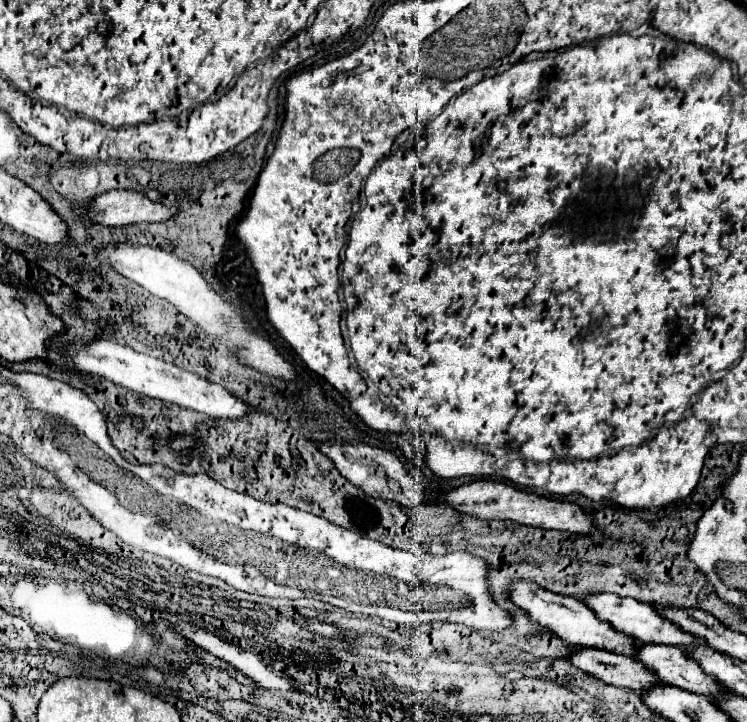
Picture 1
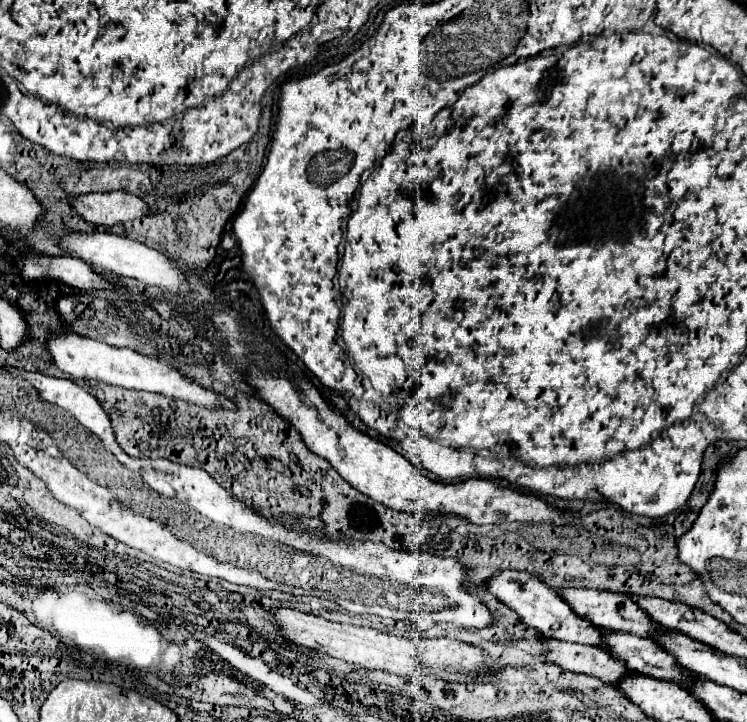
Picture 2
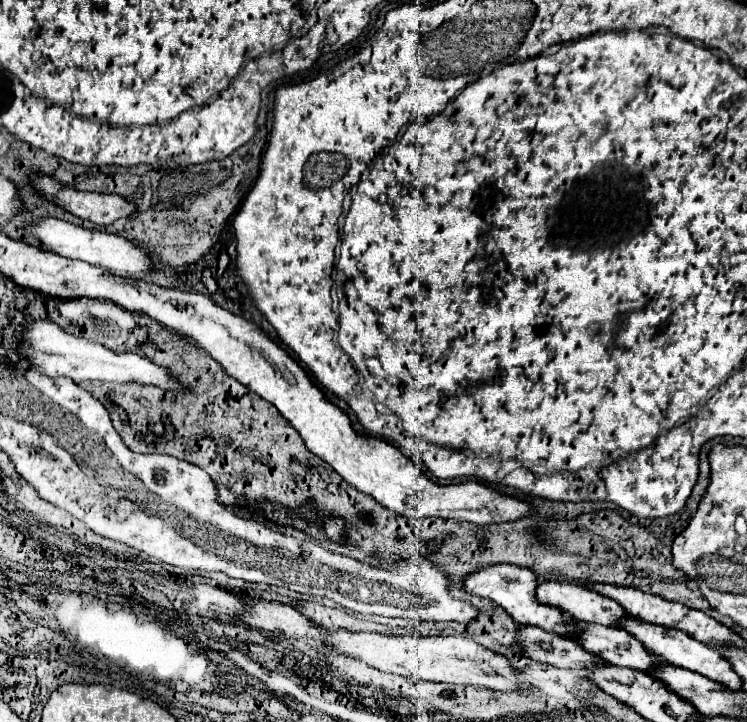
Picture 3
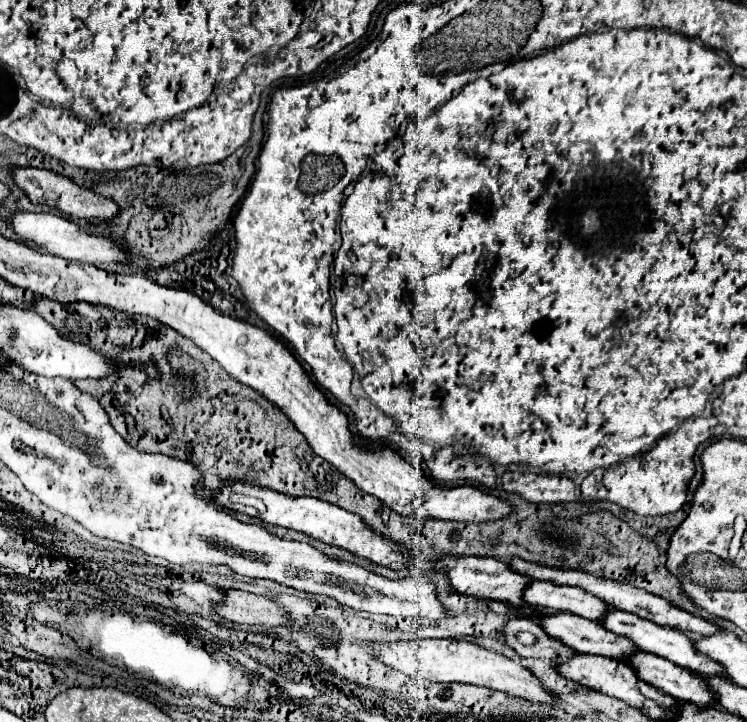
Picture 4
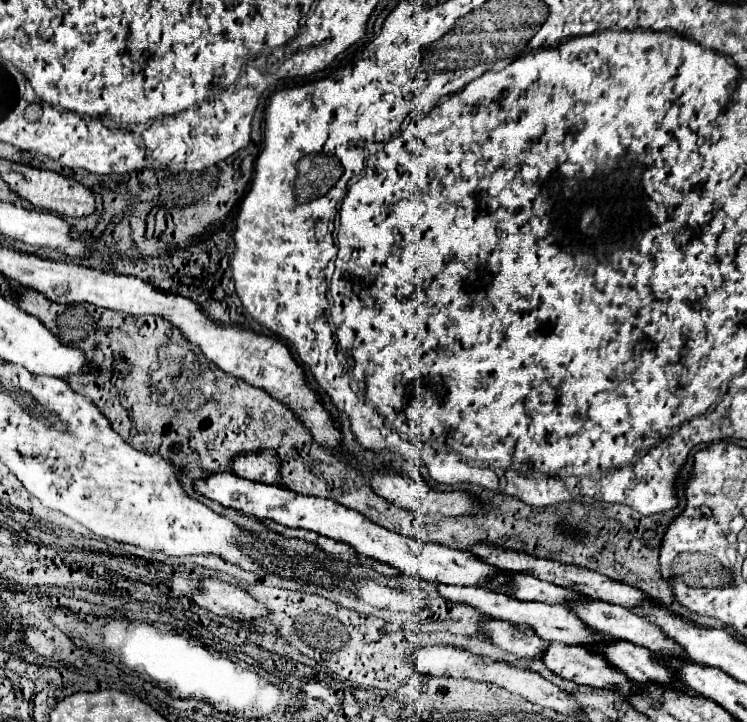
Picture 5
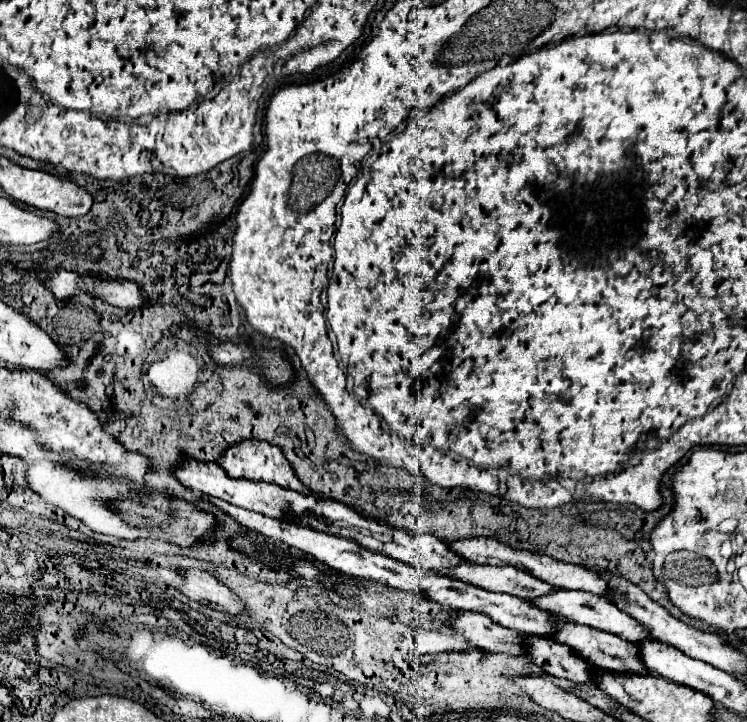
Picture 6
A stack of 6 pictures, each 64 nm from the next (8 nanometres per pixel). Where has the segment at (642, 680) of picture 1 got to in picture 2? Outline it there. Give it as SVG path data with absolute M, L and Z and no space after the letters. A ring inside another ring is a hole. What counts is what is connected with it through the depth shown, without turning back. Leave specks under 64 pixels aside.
M544 636L538 642L546 650L546 660L560 666L562 670L596 676L606 684L616 680L616 676L624 676L624 672L628 672L628 668L624 668L624 664L616 664L616 660L612 660L604 648L572 644Z

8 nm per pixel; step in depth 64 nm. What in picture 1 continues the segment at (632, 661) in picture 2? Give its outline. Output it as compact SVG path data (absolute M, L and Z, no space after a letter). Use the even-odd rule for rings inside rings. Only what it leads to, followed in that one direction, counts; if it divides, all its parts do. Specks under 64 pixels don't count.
M638 642L632 658L642 662L644 668L654 672L664 684L672 684L688 692L700 692L704 696L708 696L708 692L726 690L724 686L716 684L716 680L706 676L694 660L688 660L678 646Z

